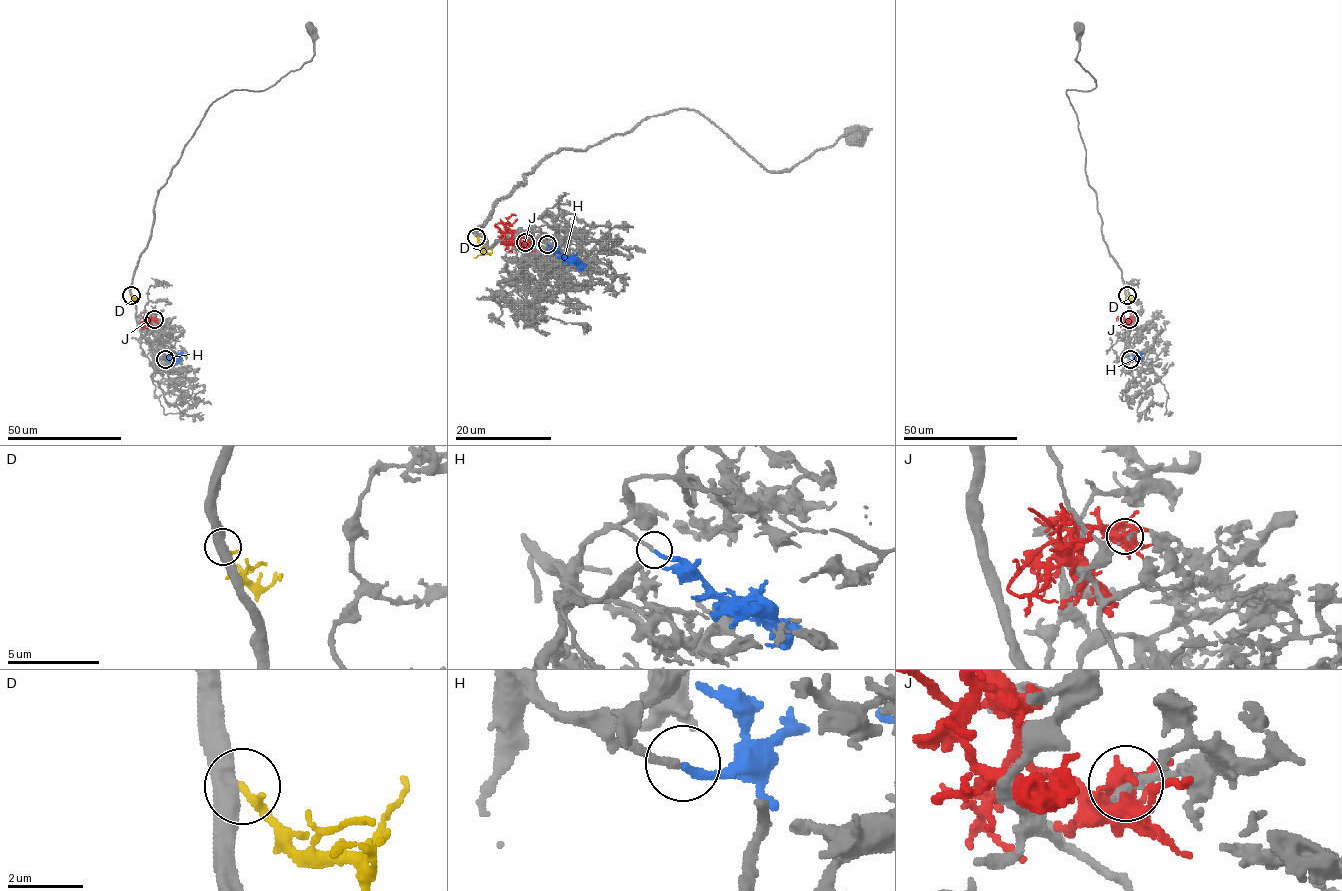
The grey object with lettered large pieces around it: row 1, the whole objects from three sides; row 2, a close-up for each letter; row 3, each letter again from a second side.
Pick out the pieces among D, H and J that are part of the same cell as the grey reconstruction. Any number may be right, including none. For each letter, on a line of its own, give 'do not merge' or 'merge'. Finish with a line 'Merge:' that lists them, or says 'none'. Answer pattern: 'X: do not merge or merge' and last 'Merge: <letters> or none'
D: do not merge
H: do not merge
J: do not merge
Merge: none

